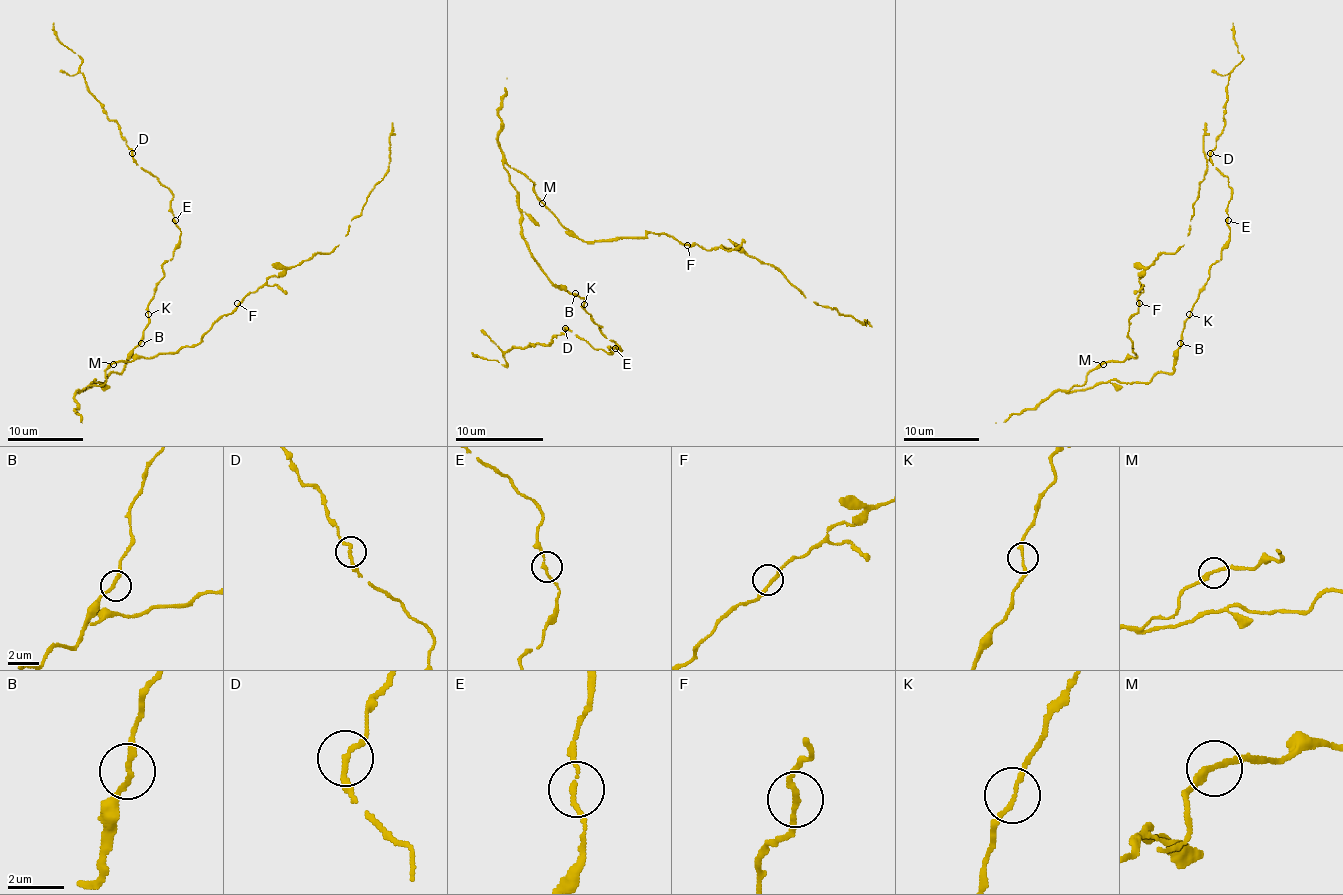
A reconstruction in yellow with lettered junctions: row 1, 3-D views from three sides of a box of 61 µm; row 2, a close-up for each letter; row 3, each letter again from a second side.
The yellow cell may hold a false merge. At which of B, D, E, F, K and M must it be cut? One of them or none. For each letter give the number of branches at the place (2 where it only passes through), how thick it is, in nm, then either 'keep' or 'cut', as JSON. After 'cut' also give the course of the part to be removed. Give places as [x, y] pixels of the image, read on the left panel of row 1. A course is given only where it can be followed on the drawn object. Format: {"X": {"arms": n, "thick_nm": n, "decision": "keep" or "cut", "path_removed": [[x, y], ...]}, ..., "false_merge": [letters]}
{"B": {"arms": 2, "thick_nm": 180, "decision": "keep"}, "D": {"arms": 2, "thick_nm": 200, "decision": "keep"}, "E": {"arms": 2, "thick_nm": 160, "decision": "keep"}, "F": {"arms": 2, "thick_nm": 200, "decision": "keep"}, "K": {"arms": 2, "thick_nm": 160, "decision": "keep"}, "M": {"arms": 2, "thick_nm": 200, "decision": "keep"}, "false_merge": []}

